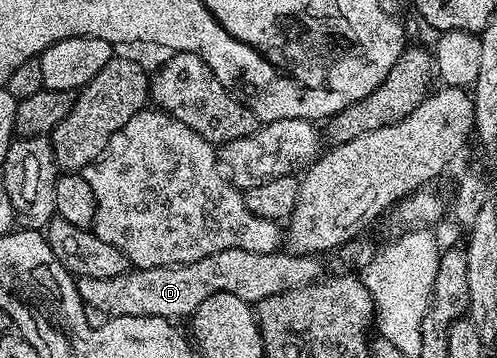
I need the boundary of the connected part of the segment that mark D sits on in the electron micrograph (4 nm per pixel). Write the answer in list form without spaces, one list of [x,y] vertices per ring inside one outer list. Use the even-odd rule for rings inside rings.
[[[224,250],[203,260],[195,260],[182,266],[160,266],[139,270],[130,268],[119,276],[81,277],[75,282],[85,306],[101,311],[106,319],[123,316],[155,316],[156,318],[188,319],[215,292],[231,292],[239,300],[260,304],[265,298],[274,298],[296,286],[306,286],[322,277],[323,271],[312,254],[260,254],[242,250]]]

